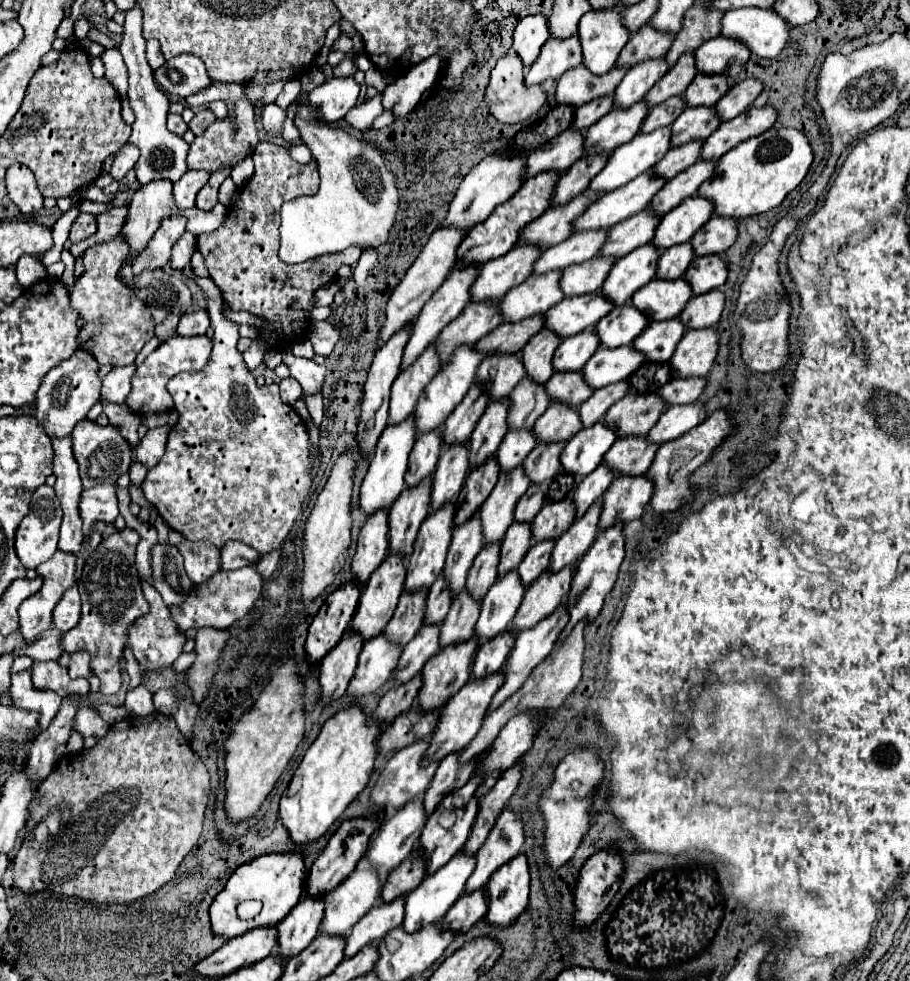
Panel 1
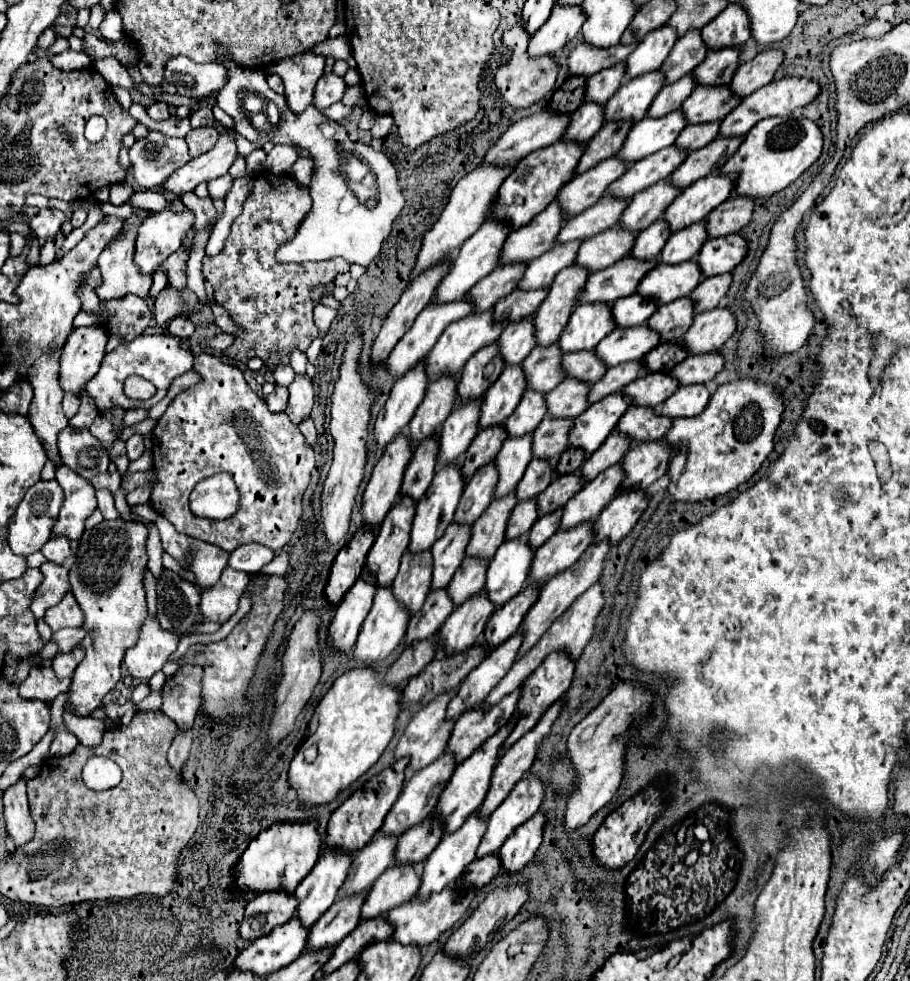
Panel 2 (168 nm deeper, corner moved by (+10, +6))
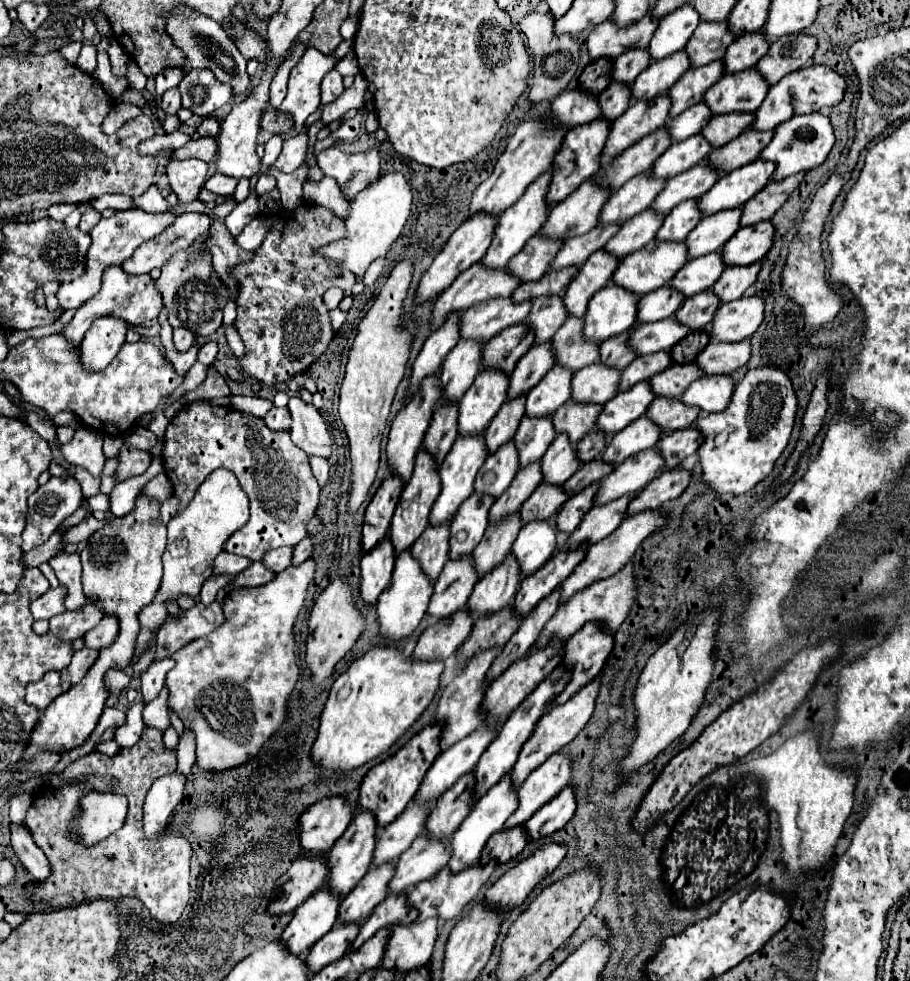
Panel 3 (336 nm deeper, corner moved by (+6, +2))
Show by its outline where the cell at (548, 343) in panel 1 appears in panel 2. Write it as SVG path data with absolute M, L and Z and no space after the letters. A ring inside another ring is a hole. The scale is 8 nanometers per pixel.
M572 266L556 274L548 298L534 314L538 346L548 346L560 338L560 332L566 328L576 308L576 292L584 288L584 280L588 280L588 274L590 272L584 272L584 268Z

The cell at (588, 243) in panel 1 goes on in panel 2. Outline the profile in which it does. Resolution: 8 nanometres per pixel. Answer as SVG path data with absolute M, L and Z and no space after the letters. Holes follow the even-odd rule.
M604 194L592 208L580 212L566 222L566 226L558 234L558 244L572 240L588 240L606 228L612 228L620 220L620 212L628 206L628 200L612 200L612 196Z

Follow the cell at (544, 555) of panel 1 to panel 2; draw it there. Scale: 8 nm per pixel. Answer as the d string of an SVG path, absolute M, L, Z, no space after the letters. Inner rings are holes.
M562 508L556 510L556 512L544 514L544 516L540 516L538 522L532 526L532 530L530 530L528 536L530 536L530 544L532 544L534 550L536 550L538 546L542 546L542 544L558 530L558 526L560 526L560 512L562 512Z

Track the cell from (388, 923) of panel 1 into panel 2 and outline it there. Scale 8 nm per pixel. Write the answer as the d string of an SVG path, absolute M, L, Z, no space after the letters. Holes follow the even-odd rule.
M392 864L370 888L362 906L362 920L376 918L404 902L420 888L420 870L414 864Z

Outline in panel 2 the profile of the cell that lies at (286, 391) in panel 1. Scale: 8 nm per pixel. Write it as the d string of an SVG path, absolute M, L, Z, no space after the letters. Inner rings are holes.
M276 386L276 390L270 396L266 396L266 404L268 404L270 412L284 412L286 404L288 404L288 388Z

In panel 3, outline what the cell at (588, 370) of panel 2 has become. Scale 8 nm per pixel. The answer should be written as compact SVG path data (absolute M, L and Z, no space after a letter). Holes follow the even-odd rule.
M622 334L600 344L600 364L604 364L604 366L624 370L634 358L636 356L632 356L632 352L628 352L628 348L624 348L624 336Z

